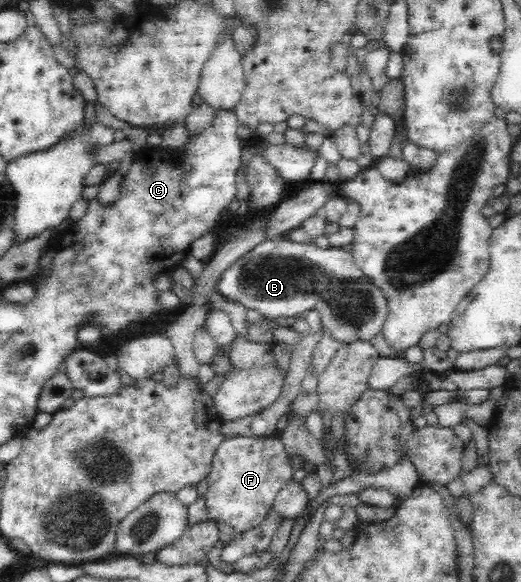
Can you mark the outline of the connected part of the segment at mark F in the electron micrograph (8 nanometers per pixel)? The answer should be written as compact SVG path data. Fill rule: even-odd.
M277 435L262 438L236 436L224 440L213 456L208 488L204 494L210 519L243 532L262 524L273 508L277 492L293 480L294 468L290 457Z

